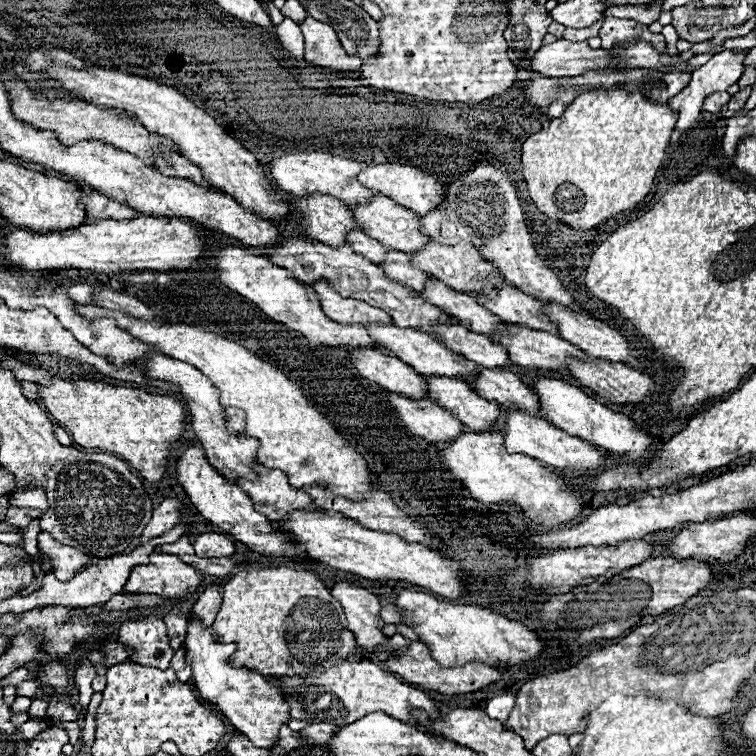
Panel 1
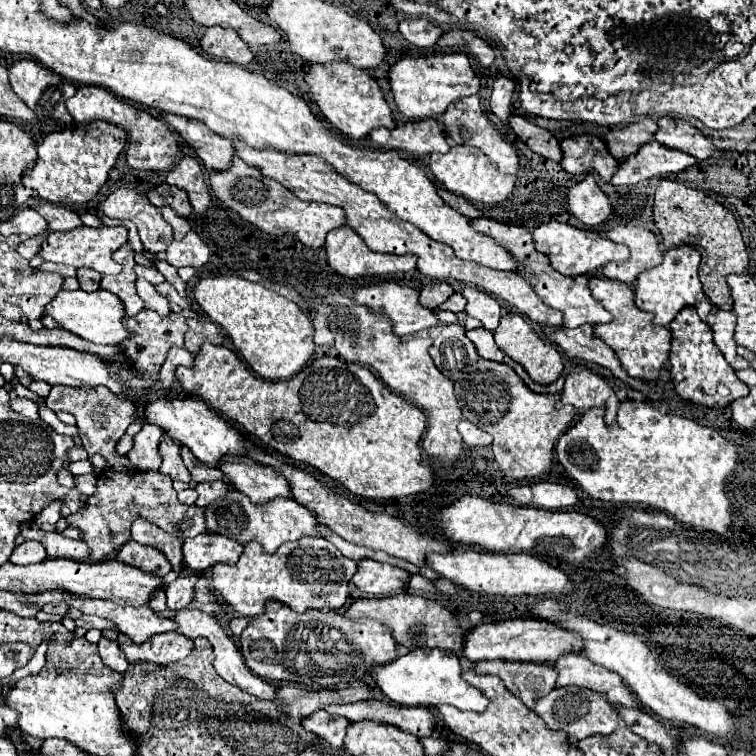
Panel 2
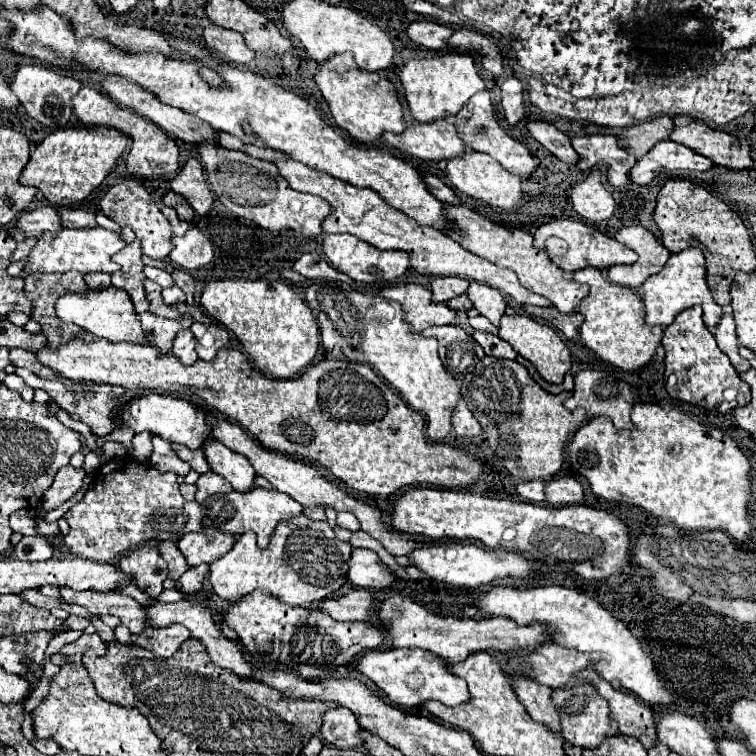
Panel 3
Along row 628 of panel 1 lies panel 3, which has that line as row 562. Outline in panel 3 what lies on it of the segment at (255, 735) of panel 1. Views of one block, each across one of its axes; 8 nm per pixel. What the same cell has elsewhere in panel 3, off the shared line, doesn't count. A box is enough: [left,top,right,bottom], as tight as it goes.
[178,528,234,566]

